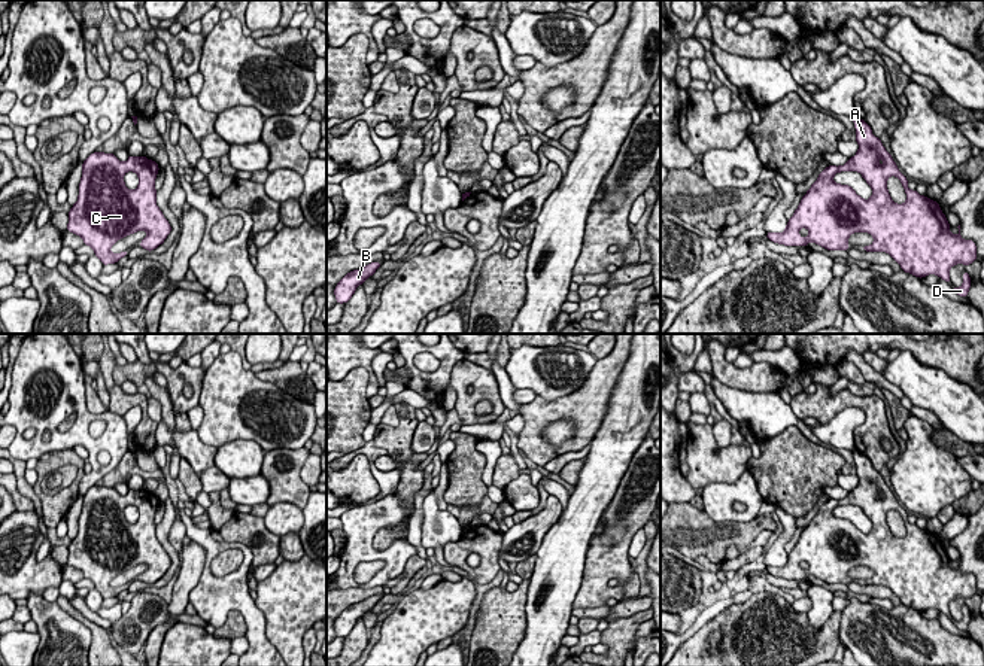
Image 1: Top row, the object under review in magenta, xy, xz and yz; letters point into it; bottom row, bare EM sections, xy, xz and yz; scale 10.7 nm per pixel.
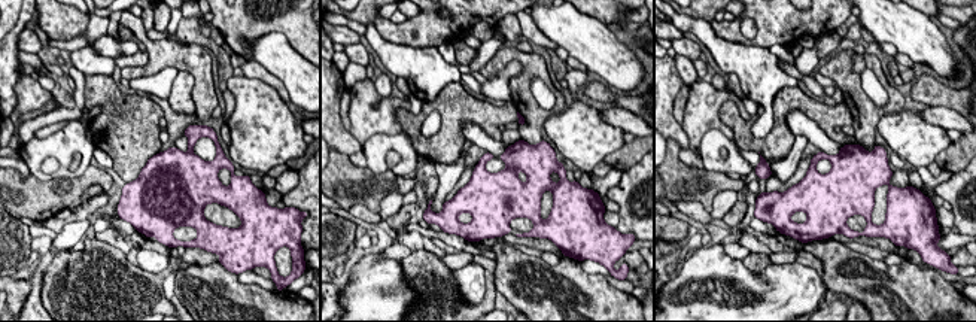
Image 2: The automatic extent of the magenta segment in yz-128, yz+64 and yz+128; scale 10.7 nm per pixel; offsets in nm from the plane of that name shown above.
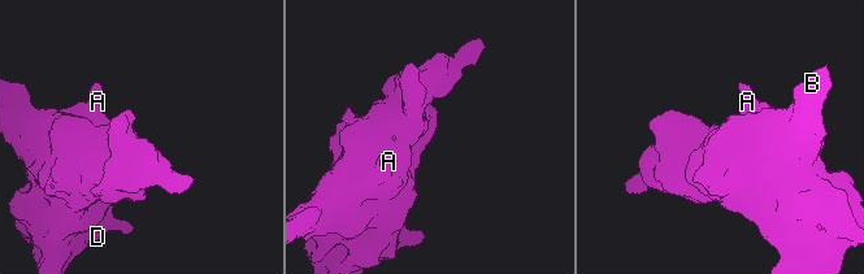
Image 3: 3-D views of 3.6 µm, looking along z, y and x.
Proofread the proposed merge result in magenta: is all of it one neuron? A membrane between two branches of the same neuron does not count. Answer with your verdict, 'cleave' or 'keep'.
keep

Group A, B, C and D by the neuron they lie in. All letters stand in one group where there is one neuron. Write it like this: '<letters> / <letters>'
A B C D

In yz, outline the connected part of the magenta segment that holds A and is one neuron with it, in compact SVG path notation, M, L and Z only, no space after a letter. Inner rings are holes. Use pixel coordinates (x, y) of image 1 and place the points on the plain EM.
M856 448L853 450L856 475L859 483L844 499L827 499L799 535L793 550L787 554L783 566L766 566L766 572L784 580L808 580L810 575L827 584L848 584L848 571L854 566L868 566L874 571L871 580L862 580L866 586L886 586L901 603L918 612L935 608L951 617L950 602L977 594L977 580L974 574L963 574L960 559L957 568L950 566L950 557L939 538L915 523L908 521L906 511L899 505L892 489L881 474L872 468L871 460ZM841 505L857 505L872 523L872 529L863 533L848 518L833 516L833 510ZM895 510L901 514L906 535L896 538L887 523L887 513Z

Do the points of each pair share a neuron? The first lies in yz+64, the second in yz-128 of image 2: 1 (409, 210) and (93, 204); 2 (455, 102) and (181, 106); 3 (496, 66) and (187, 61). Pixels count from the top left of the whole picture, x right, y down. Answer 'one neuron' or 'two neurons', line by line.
1: one neuron
2: two neurons
3: one neuron

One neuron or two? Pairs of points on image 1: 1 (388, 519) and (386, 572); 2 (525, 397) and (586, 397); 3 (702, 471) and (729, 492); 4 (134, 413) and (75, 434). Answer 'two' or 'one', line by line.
1: one
2: two
3: two
4: two

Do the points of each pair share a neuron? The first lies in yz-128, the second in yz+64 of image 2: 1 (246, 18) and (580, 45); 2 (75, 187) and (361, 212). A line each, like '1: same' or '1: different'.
1: different
2: different

